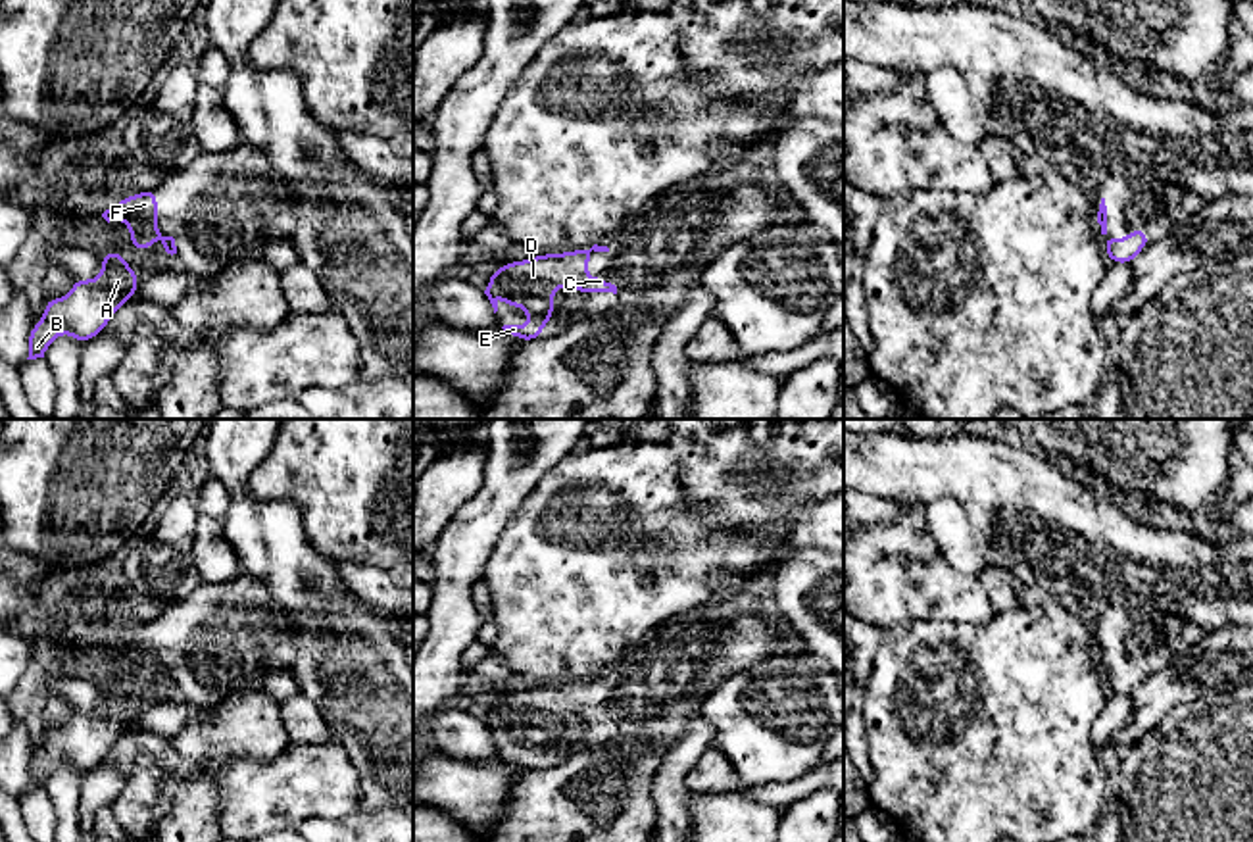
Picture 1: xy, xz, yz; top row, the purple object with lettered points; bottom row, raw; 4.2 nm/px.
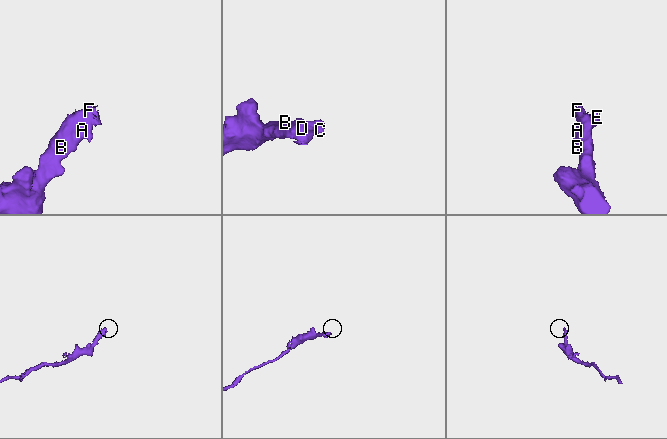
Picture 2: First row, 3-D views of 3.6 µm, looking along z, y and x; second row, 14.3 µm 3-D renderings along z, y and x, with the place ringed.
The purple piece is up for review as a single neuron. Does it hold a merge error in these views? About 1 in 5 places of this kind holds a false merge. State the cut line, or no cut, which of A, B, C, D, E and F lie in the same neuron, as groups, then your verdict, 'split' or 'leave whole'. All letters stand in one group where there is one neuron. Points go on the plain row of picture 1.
no cut; A B C D E F; leave whole

